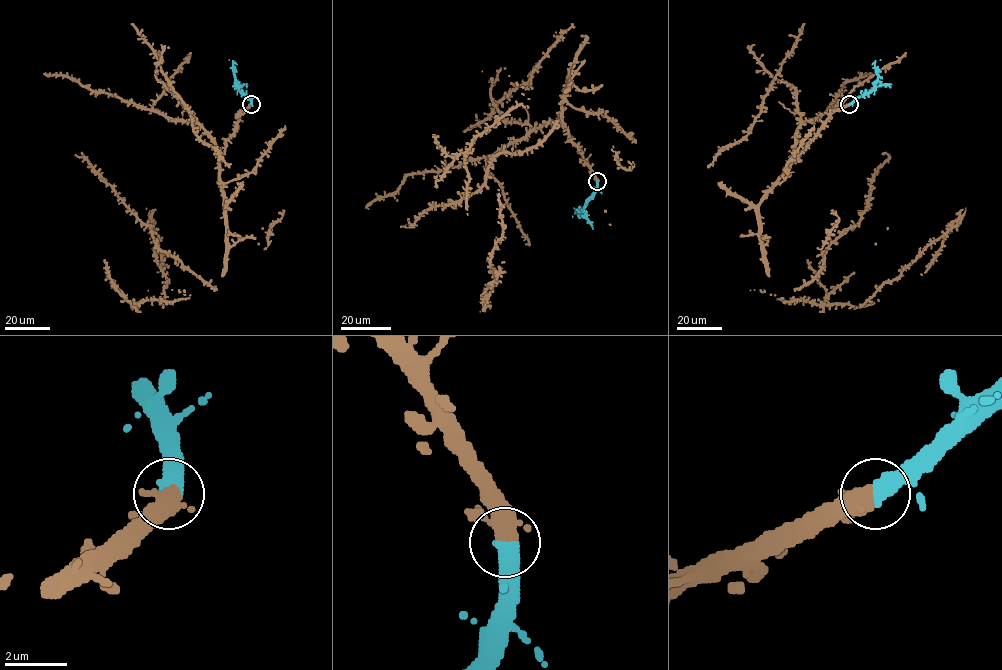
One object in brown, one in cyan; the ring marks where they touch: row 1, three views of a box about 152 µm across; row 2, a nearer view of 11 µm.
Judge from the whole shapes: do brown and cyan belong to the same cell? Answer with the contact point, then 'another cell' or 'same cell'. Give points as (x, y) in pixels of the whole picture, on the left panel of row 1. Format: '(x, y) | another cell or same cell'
(251, 104) | same cell

